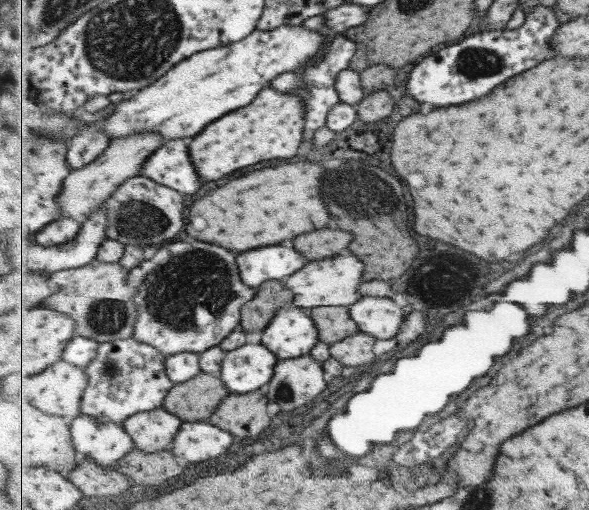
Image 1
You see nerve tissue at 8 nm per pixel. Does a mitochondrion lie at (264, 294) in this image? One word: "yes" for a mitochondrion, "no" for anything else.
no

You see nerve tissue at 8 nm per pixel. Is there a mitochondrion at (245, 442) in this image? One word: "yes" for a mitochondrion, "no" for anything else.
no

